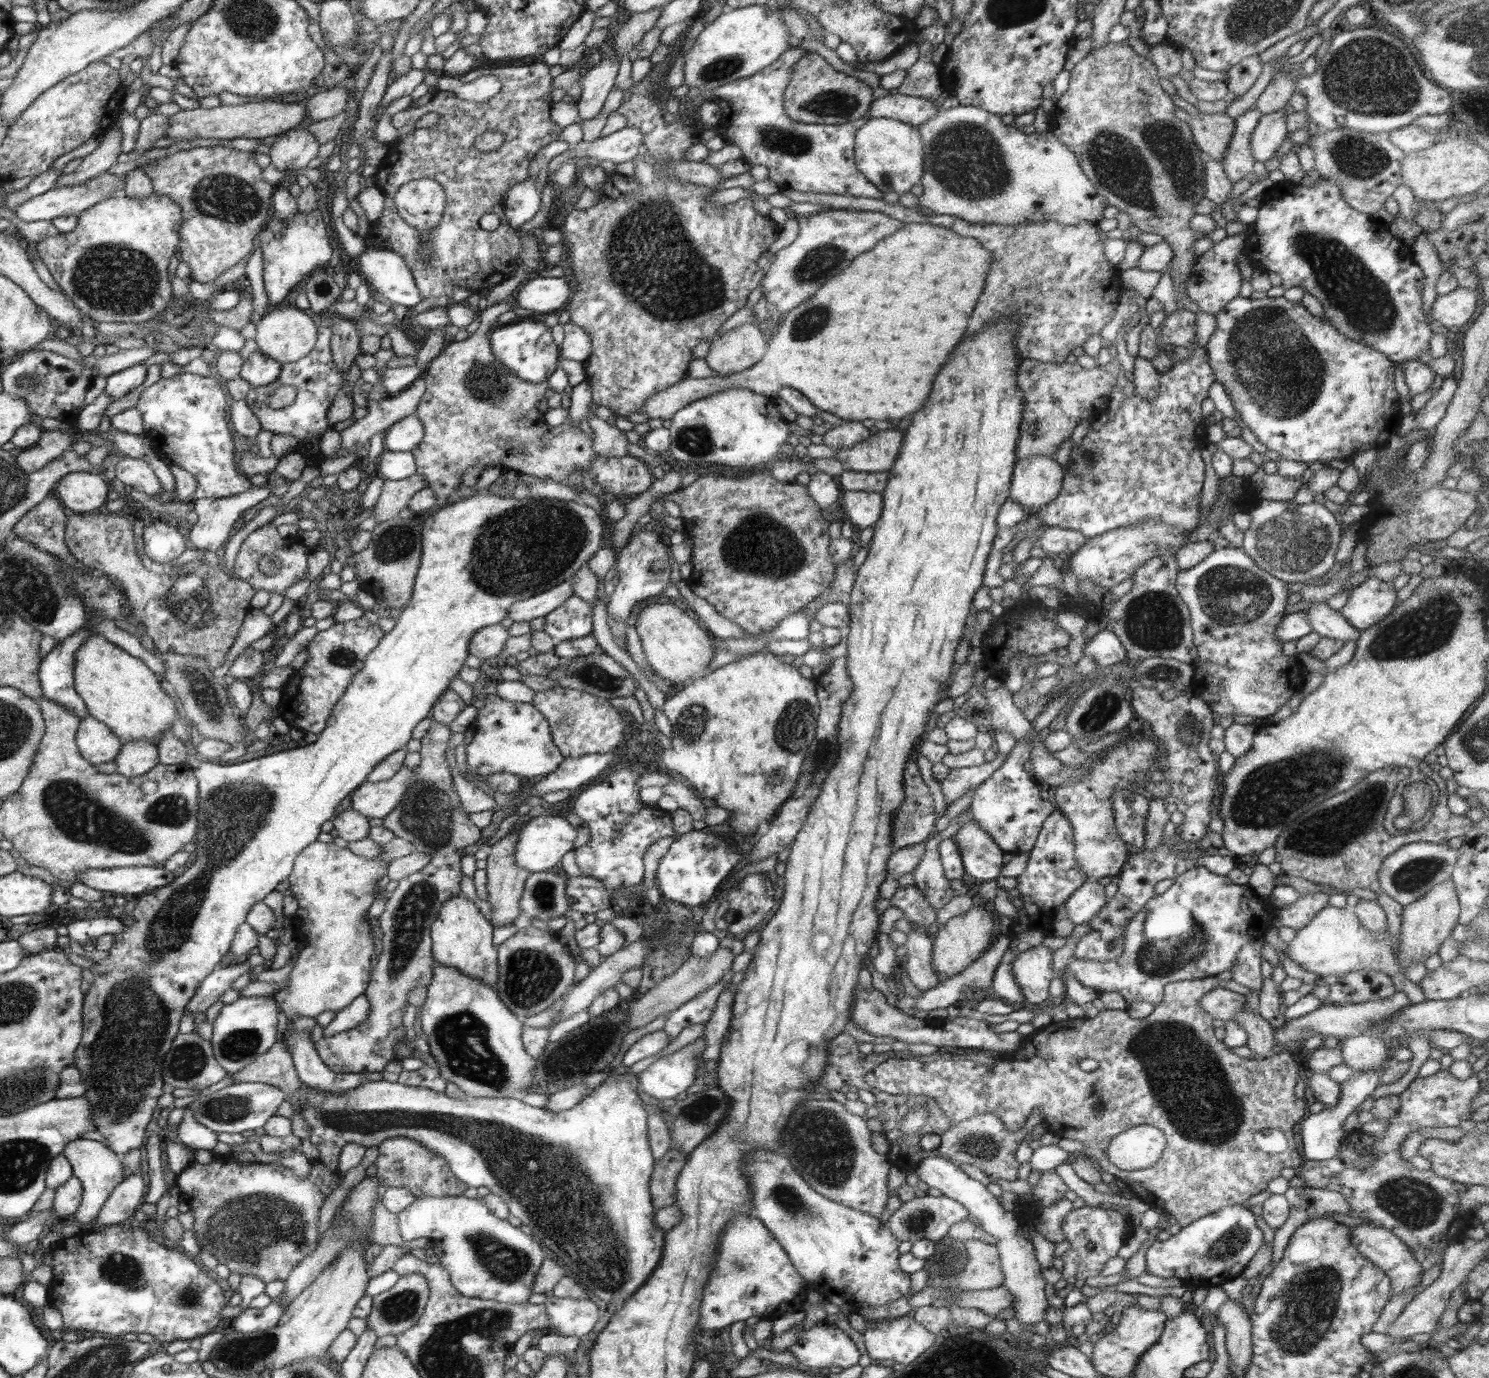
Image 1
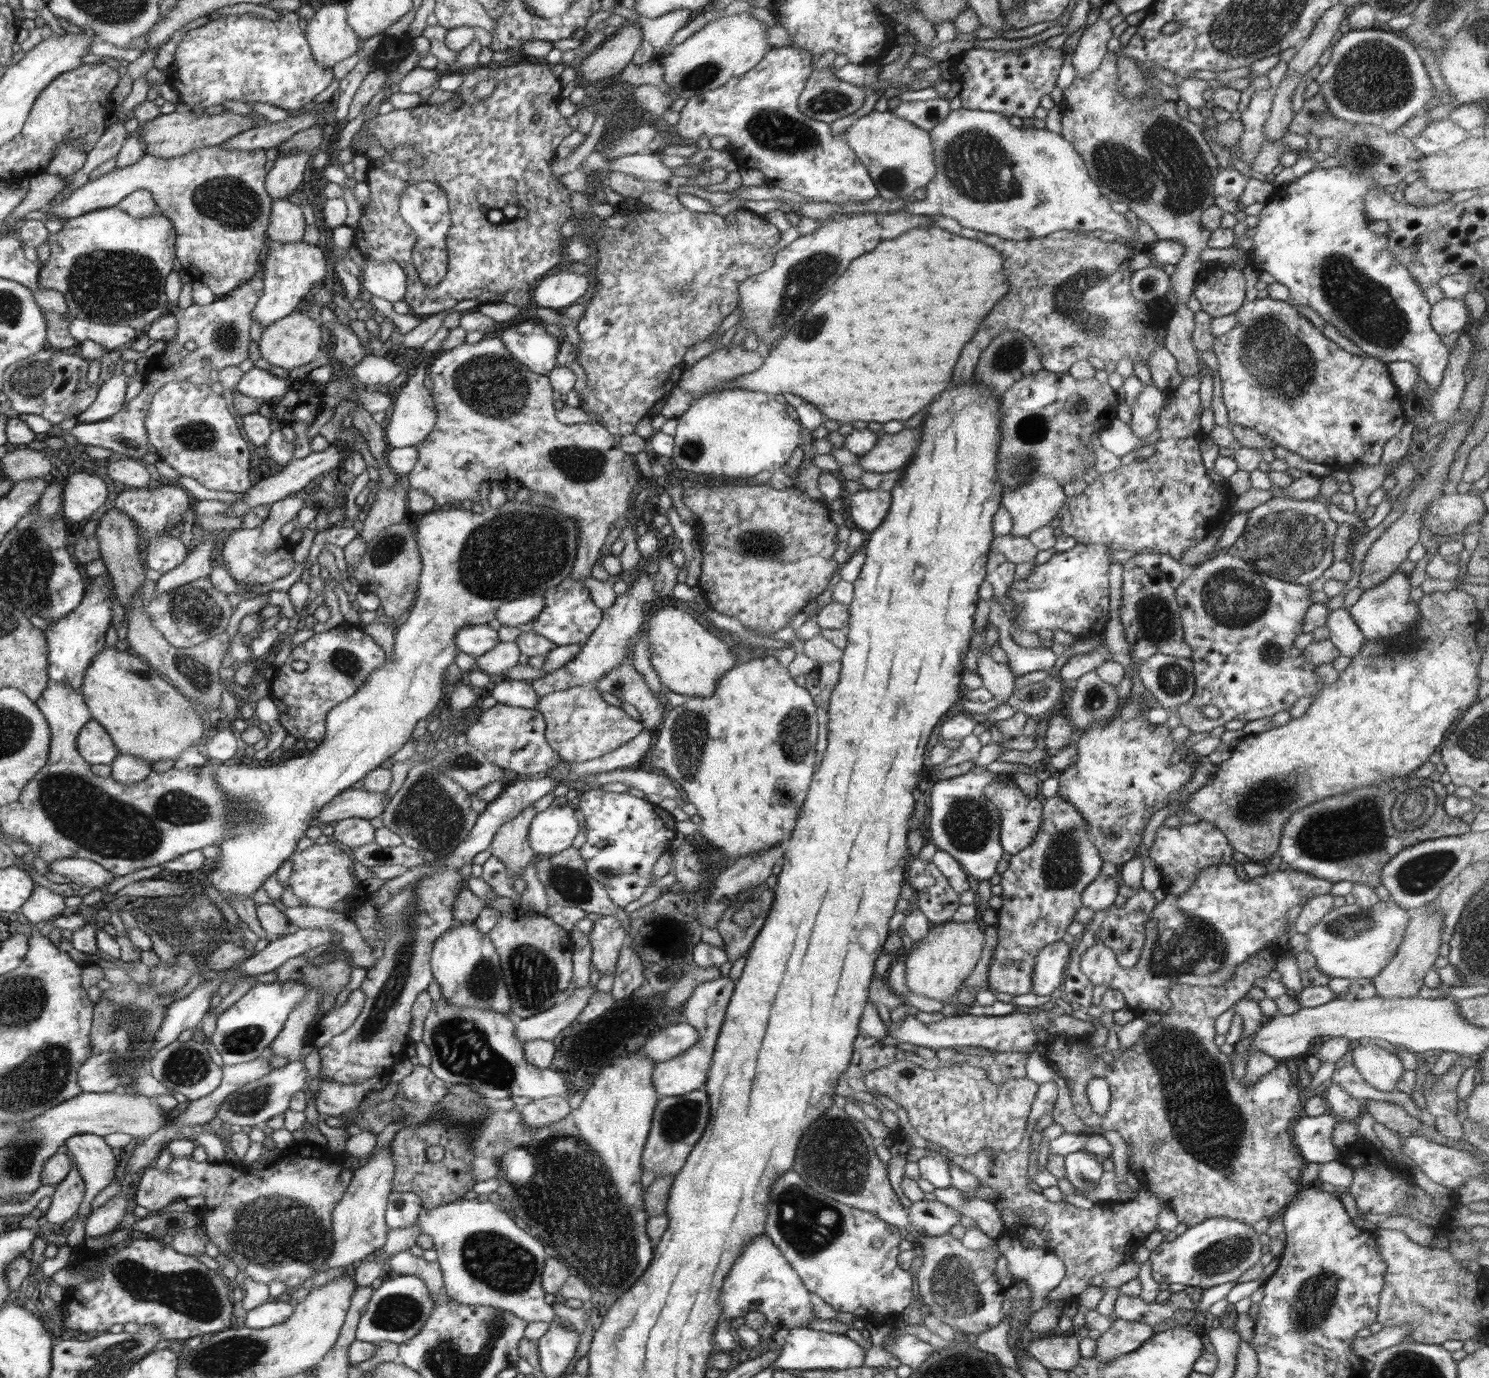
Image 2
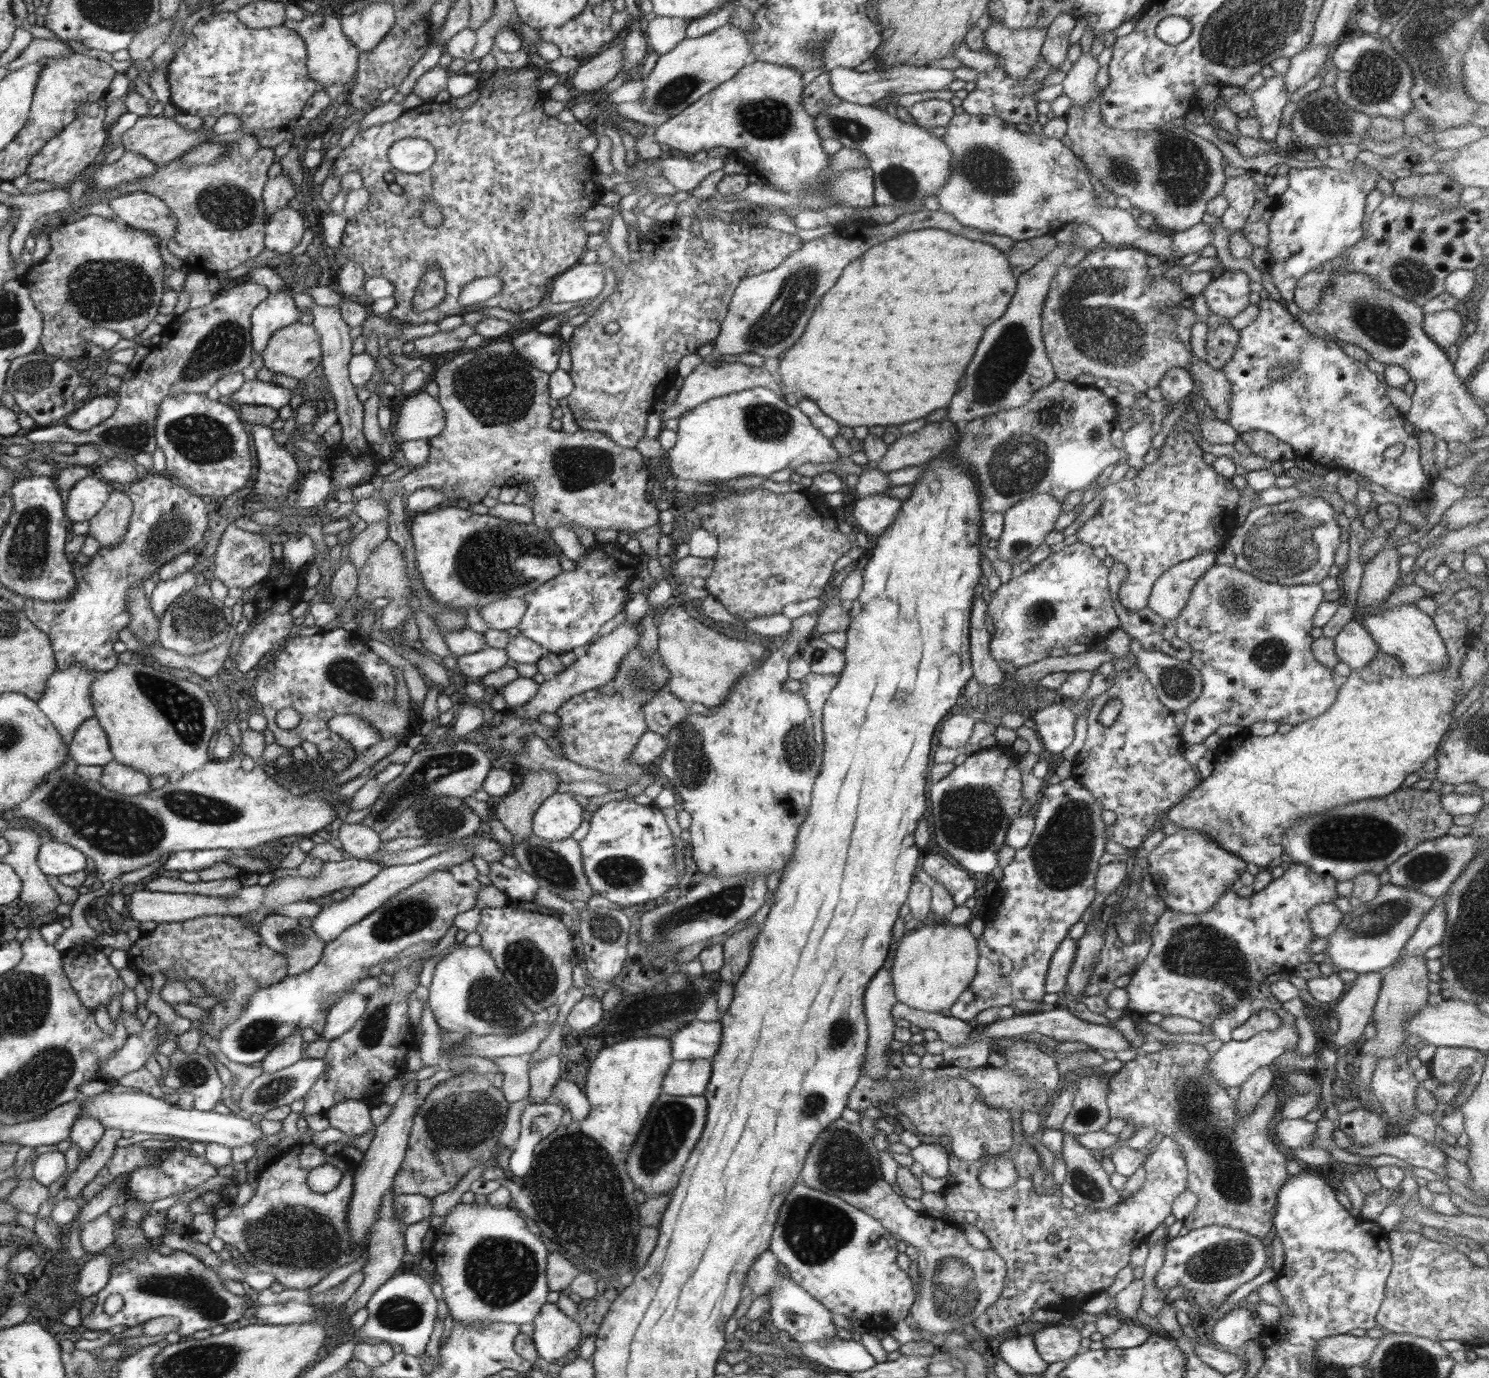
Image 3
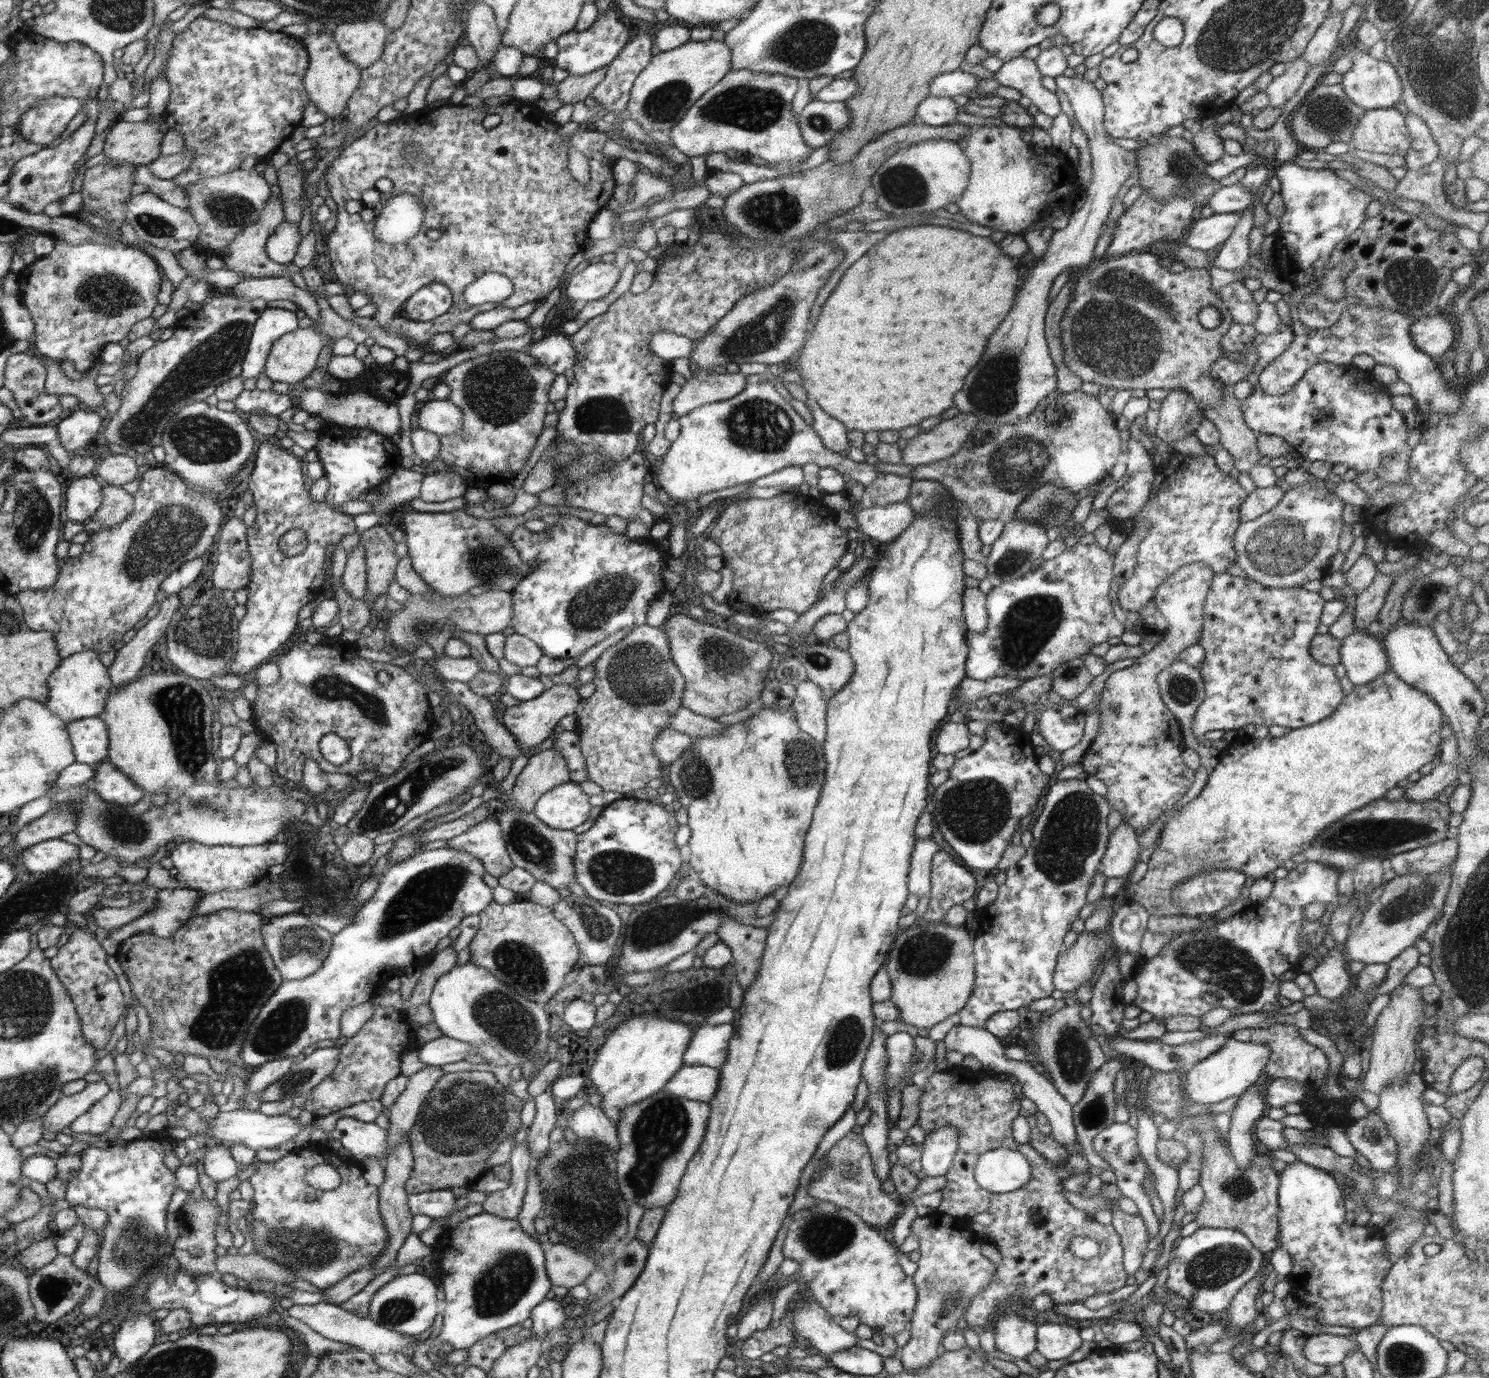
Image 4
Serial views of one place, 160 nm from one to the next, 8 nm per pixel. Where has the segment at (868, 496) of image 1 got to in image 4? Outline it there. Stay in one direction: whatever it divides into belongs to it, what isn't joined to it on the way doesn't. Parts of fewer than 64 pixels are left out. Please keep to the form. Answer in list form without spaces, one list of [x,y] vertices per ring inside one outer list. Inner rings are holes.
[[[895,502],[888,506],[864,508],[855,516],[860,535],[878,542],[894,542],[915,519],[914,509],[907,503]]]

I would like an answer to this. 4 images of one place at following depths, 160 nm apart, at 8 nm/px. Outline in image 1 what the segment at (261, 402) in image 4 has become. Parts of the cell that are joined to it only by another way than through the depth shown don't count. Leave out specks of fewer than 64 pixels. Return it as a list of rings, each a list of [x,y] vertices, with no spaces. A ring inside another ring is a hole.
[[[256,350],[242,364],[239,376],[246,379],[252,388],[262,387],[276,380],[280,376],[281,368],[279,362]]]

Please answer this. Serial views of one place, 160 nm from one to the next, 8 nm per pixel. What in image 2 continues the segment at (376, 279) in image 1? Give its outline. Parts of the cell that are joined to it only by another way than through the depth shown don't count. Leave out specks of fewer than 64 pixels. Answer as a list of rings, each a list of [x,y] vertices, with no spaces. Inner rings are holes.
[[[394,261],[362,264],[360,276],[362,291],[395,303],[404,301],[408,277],[404,269]]]

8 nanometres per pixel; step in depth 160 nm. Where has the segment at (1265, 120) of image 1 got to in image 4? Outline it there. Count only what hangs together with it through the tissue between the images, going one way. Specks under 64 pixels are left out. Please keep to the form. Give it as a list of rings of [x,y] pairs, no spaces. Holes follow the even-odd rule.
[[[1329,13],[1319,24],[1318,30],[1310,39],[1308,47],[1301,56],[1308,63],[1309,69],[1328,61],[1336,48],[1336,40],[1338,40],[1338,34],[1342,28],[1343,18],[1342,13]]]

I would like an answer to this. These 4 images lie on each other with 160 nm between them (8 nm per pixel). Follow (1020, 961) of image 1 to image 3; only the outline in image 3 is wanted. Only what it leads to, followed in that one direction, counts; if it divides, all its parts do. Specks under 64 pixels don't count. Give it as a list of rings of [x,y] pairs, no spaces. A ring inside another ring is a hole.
[[[1066,937],[1058,945],[1050,959],[1046,975],[1045,989],[1047,993],[1062,992],[1067,983],[1067,976],[1077,951],[1077,941]]]

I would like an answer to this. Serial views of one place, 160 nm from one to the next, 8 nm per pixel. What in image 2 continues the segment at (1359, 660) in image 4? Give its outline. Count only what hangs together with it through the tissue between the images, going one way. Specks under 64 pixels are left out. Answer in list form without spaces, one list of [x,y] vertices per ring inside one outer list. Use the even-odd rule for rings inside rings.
[[[1345,607],[1332,610],[1327,616],[1326,625],[1329,626],[1329,639],[1342,656],[1354,658],[1367,641]]]

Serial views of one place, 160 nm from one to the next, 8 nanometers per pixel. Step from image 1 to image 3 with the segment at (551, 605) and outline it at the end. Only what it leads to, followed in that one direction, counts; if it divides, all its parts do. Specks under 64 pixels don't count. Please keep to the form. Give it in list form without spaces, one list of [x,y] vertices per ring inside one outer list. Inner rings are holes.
[[[506,597],[480,607],[478,614],[489,629],[507,631],[520,624],[525,616],[526,607],[523,597]]]

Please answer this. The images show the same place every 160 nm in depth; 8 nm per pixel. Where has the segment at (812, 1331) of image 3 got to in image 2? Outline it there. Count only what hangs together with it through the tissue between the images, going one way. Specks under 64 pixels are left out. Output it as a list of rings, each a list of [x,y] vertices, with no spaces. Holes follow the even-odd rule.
[[[766,1234],[748,1243],[732,1265],[722,1285],[719,1305],[723,1320],[736,1319],[748,1312],[762,1312],[775,1330],[806,1328],[807,1322],[815,1317],[814,1308],[810,1303],[810,1292],[804,1287],[792,1265],[784,1259],[780,1249],[772,1244]]]

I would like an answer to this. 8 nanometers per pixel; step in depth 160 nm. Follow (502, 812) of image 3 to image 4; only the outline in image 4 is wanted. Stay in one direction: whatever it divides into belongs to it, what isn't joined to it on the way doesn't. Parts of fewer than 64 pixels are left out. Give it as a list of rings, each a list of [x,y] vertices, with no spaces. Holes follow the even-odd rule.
[[[554,748],[541,750],[538,754],[534,754],[531,760],[528,760],[528,764],[524,767],[524,770],[520,772],[520,775],[514,783],[513,791],[508,793],[508,801],[506,802],[506,808],[516,808],[516,810],[522,810],[522,812],[533,812],[537,806],[538,800],[546,792],[558,788],[558,785],[566,784],[570,781],[570,772],[567,768],[567,762],[562,758],[562,754]]]

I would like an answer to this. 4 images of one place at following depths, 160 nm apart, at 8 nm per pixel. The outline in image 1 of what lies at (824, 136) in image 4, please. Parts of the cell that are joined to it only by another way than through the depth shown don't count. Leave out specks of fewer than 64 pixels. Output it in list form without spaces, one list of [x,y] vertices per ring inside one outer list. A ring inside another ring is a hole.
[[[870,118],[855,134],[855,161],[858,170],[875,184],[883,193],[897,192],[899,195],[909,192],[914,184],[920,184],[925,173],[924,145],[917,127],[889,118]]]

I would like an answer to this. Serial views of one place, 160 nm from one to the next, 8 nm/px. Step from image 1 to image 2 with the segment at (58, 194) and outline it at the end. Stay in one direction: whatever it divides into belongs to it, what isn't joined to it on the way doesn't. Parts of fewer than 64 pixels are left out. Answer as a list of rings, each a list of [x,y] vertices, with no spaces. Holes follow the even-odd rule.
[[[207,146],[176,158],[145,155],[136,164],[115,168],[96,180],[88,181],[59,202],[50,201],[47,213],[73,219],[98,209],[117,206],[135,190],[148,189],[158,210],[169,218],[176,230],[177,258],[193,281],[206,284],[218,298],[244,285],[258,272],[258,258],[268,241],[268,216],[273,198],[265,189],[266,150],[228,150],[225,146]]]

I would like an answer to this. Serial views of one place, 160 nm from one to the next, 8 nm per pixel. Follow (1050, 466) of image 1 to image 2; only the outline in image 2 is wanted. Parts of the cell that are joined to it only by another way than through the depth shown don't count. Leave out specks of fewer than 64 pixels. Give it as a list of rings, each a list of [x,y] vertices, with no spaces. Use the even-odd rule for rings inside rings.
[[[1049,474],[1035,476],[1031,482],[1021,484],[1016,490],[1003,495],[1001,505],[1008,510],[1012,517],[1012,536],[1024,536],[1049,526],[1050,521],[1057,518],[1058,511],[1065,505],[1067,496],[1063,486],[1055,482]]]

